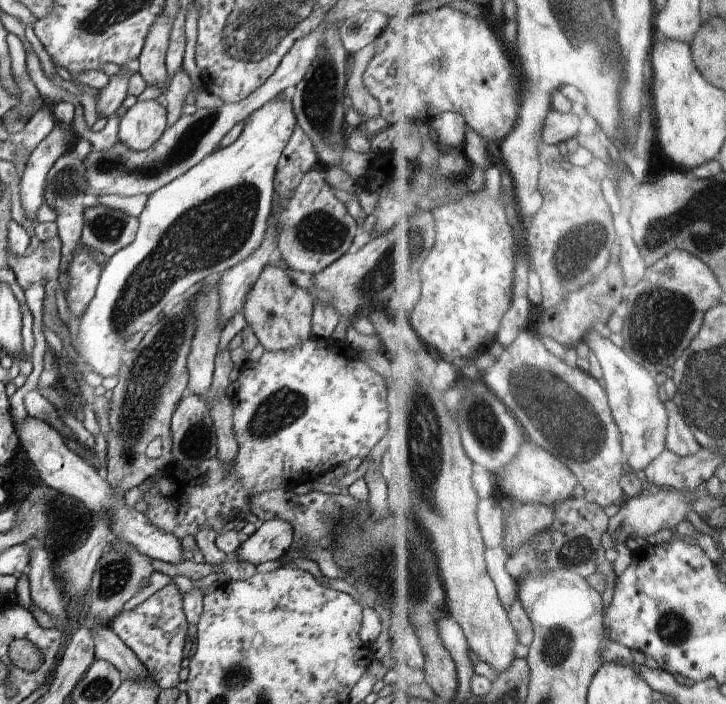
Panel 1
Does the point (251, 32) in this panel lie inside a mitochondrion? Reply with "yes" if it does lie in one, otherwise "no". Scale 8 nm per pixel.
yes

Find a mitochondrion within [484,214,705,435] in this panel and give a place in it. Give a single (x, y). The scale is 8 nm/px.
(661, 318)

